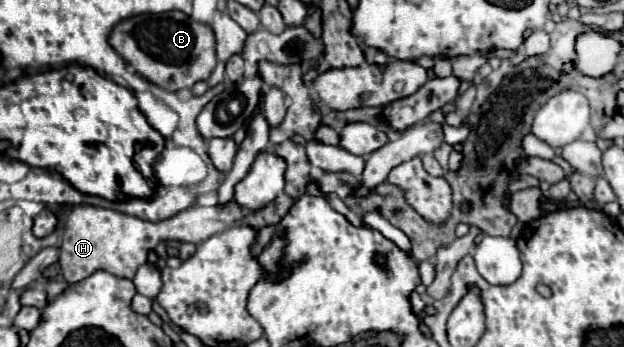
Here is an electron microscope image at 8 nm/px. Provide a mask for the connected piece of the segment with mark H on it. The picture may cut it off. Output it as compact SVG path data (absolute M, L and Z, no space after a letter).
M231 200L215 206L191 206L177 216L163 222L145 222L135 216L127 216L117 210L107 210L91 204L63 206L57 212L61 222L61 274L67 282L79 282L91 276L95 270L107 270L119 278L133 278L137 268L147 262L149 252L163 240L179 240L201 244L213 234L221 234L225 228L233 228L243 220L243 208Z

